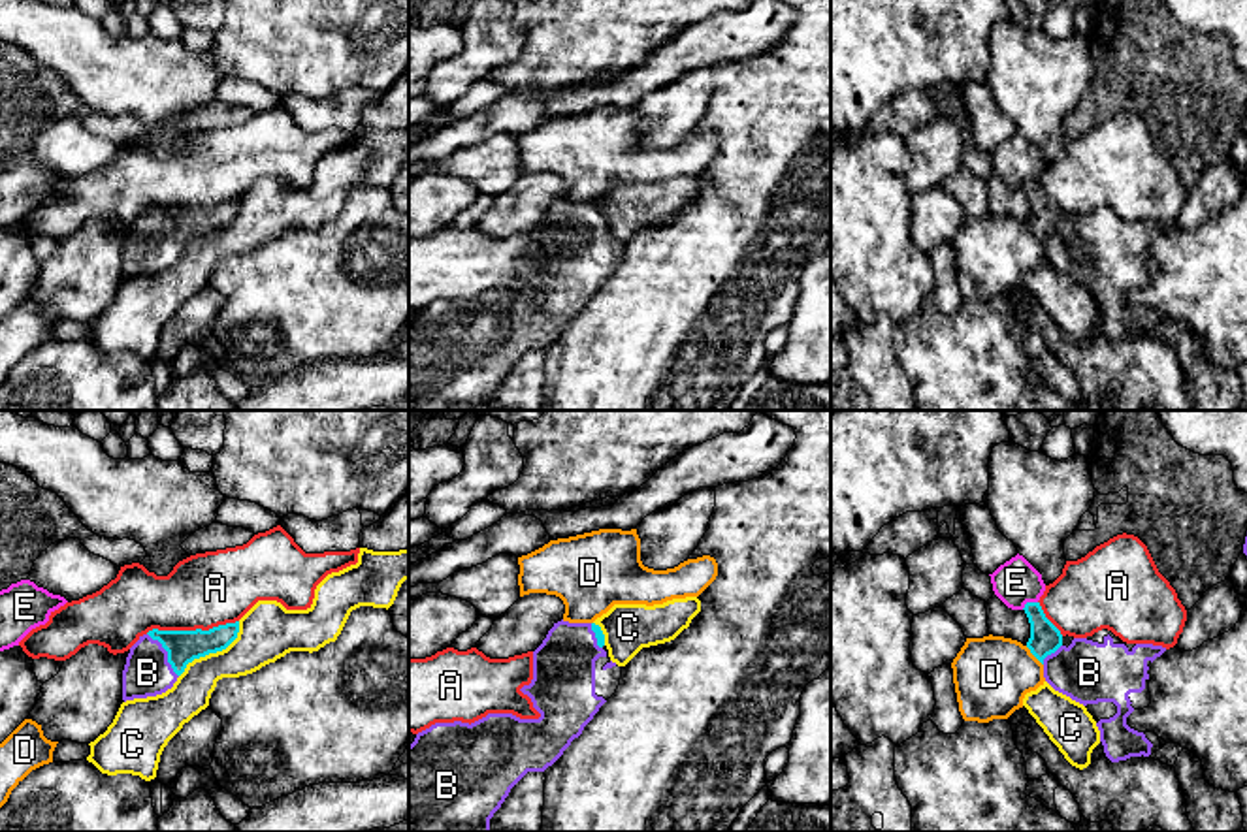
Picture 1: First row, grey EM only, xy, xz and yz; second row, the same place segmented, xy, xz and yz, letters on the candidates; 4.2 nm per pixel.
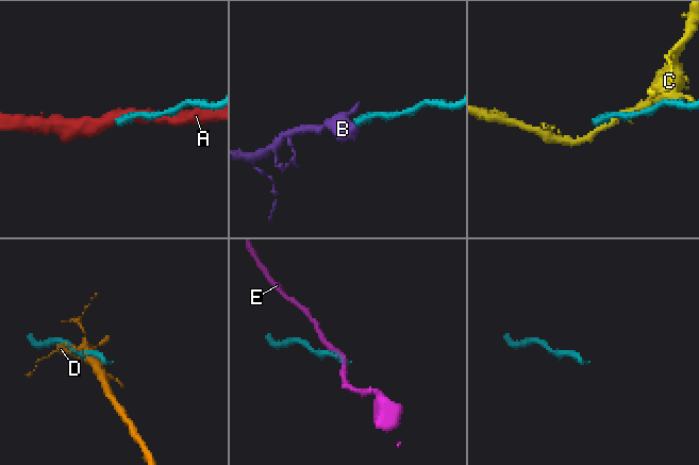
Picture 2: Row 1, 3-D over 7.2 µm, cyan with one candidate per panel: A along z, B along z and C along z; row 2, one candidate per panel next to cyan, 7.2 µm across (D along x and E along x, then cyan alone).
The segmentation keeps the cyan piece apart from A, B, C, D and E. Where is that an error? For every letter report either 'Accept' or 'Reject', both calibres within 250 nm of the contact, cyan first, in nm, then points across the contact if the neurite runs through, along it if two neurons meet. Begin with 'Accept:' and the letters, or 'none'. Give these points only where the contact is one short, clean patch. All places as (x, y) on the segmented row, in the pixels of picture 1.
Accept: B
A: Reject. Thickness 140 nm (cyan) against 320 nm
B: Accept. Thickness 140 nm (cyan) against 200 nm. Path across: xy (183, 646), (168, 654), (147, 672)
C: Reject. Thickness 140 nm (cyan) against 240 nm
D: Reject. Thickness 140 nm (cyan) against 320 nm
E: Reject. Thickness 140 nm (cyan) against 200 nm

